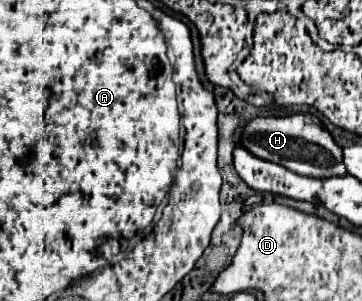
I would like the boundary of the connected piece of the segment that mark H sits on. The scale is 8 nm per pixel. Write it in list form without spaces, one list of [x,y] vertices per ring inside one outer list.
[[[290,114],[290,116],[258,116],[242,128],[240,144],[248,148],[250,154],[266,162],[280,164],[296,174],[312,178],[344,176],[346,168],[342,164],[340,146],[332,140],[330,132],[324,128],[314,114]]]

